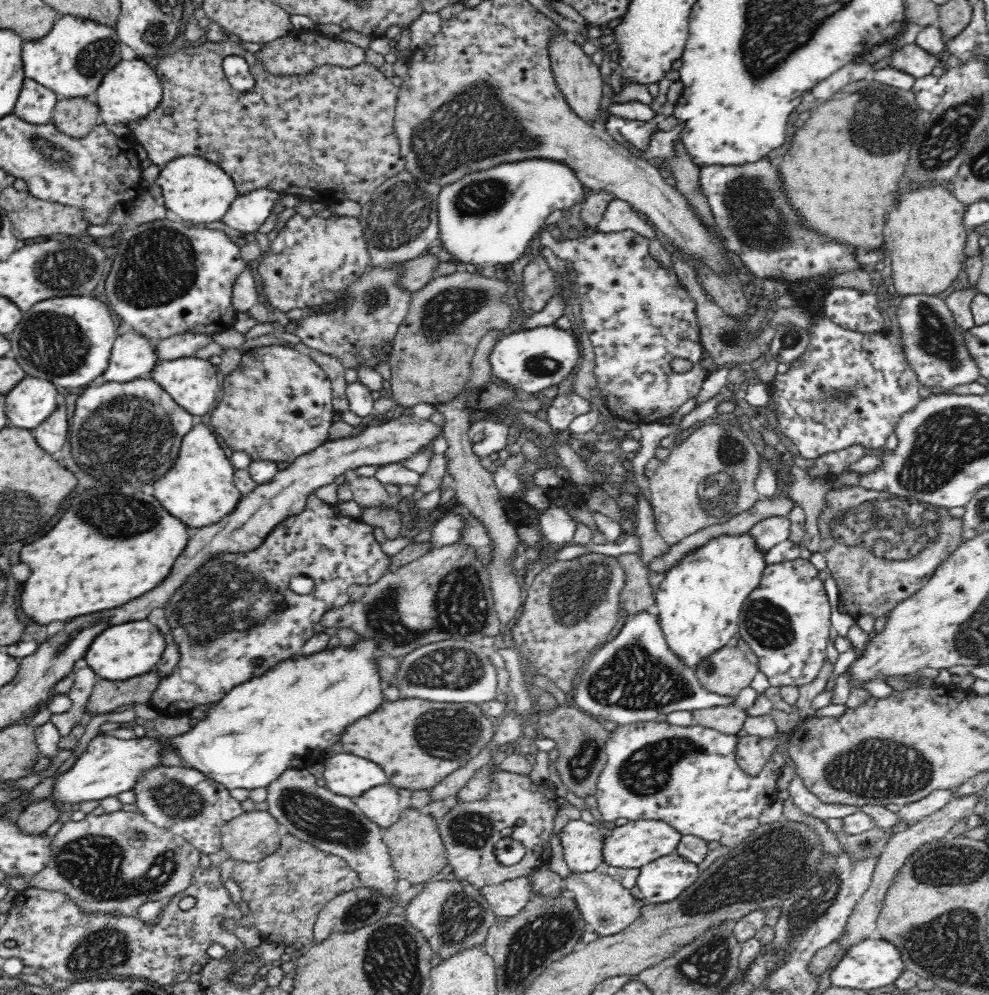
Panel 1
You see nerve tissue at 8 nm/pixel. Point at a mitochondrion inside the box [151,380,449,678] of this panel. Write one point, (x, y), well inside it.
(224, 594)

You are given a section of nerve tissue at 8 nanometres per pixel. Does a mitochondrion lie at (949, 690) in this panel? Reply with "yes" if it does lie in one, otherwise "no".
no

